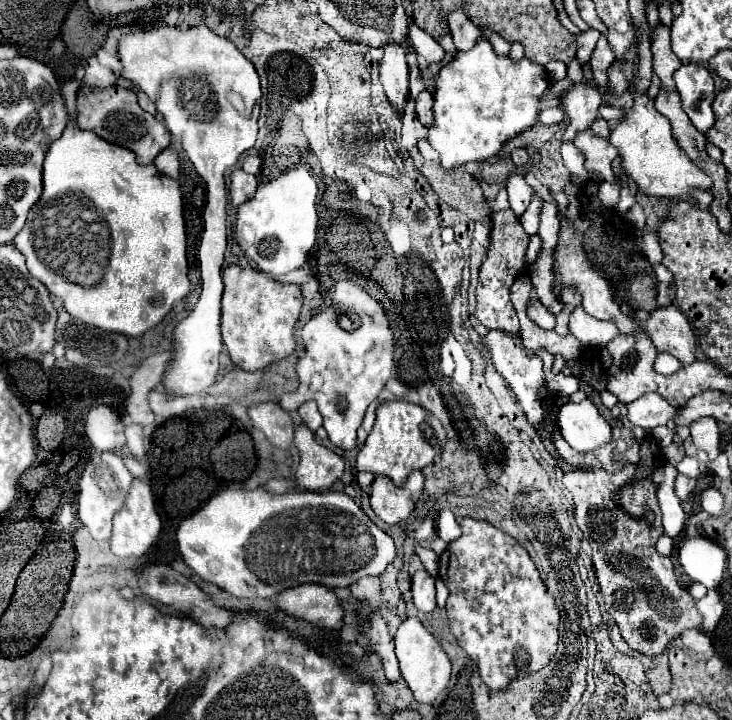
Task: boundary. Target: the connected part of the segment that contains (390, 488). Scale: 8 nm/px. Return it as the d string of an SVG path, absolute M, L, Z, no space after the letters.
M414 472L410 474L404 488L398 488L392 484L386 476L376 476L372 482L370 492L370 504L374 514L384 520L386 524L400 524L410 518L410 514L416 508L416 502L420 500L424 490L424 474Z

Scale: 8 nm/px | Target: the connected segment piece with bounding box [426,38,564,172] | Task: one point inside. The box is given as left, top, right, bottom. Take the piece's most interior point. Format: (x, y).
(481, 100)

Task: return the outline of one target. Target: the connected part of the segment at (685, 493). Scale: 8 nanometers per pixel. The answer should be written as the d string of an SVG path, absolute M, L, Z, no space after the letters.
M682 474L676 476L676 494L680 500L686 500L690 496L690 492L694 490L694 486L696 486L696 482L692 478L682 476Z

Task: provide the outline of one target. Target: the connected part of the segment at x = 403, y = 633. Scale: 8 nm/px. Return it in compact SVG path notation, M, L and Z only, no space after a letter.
M406 618L400 624L394 642L396 642L396 658L400 662L400 672L408 688L412 690L414 698L418 702L432 702L448 686L450 680L450 660L446 652L440 648L436 638L422 626L418 618Z

